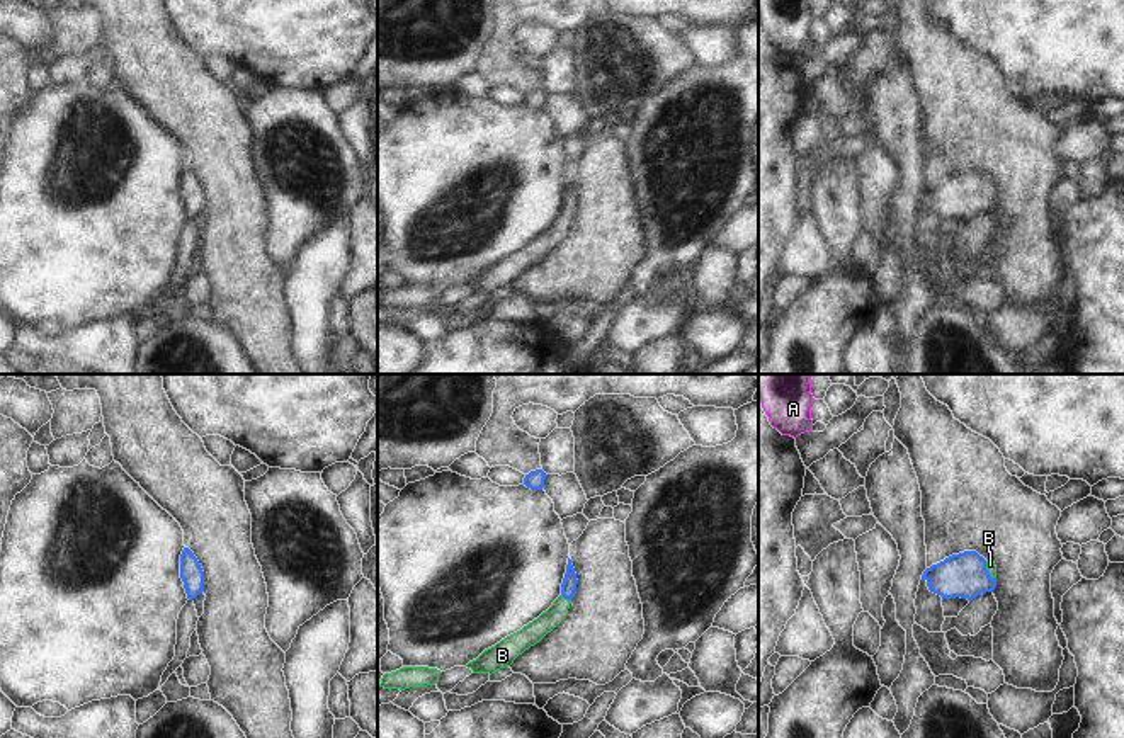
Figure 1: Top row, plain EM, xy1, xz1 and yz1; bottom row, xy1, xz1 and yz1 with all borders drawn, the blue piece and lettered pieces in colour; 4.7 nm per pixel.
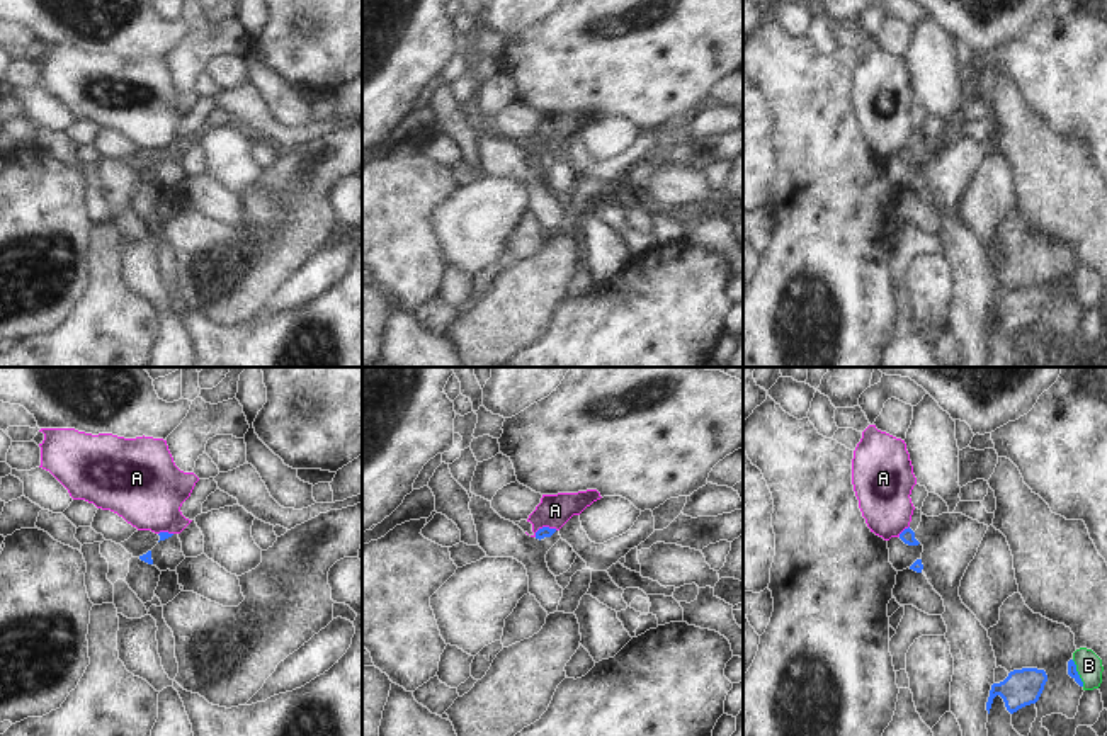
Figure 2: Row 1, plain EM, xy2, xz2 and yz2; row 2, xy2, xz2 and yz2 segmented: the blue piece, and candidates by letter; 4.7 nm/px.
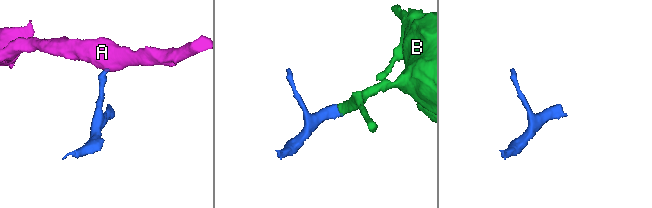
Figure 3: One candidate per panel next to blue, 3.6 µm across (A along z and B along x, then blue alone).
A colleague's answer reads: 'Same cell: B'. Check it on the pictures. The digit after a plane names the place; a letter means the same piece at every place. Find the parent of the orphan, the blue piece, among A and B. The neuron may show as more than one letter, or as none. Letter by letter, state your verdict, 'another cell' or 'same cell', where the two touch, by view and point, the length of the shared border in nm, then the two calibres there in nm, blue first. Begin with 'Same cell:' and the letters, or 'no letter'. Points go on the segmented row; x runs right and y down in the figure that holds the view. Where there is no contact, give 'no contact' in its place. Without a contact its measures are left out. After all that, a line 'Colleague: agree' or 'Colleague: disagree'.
Same cell: B
A: another cell | xz2 (544, 527) | 120 nm | 50/160 nm
B: same cell | yz2 (1077, 673) | 140 nm | 50/120 nm
Colleague: agree

